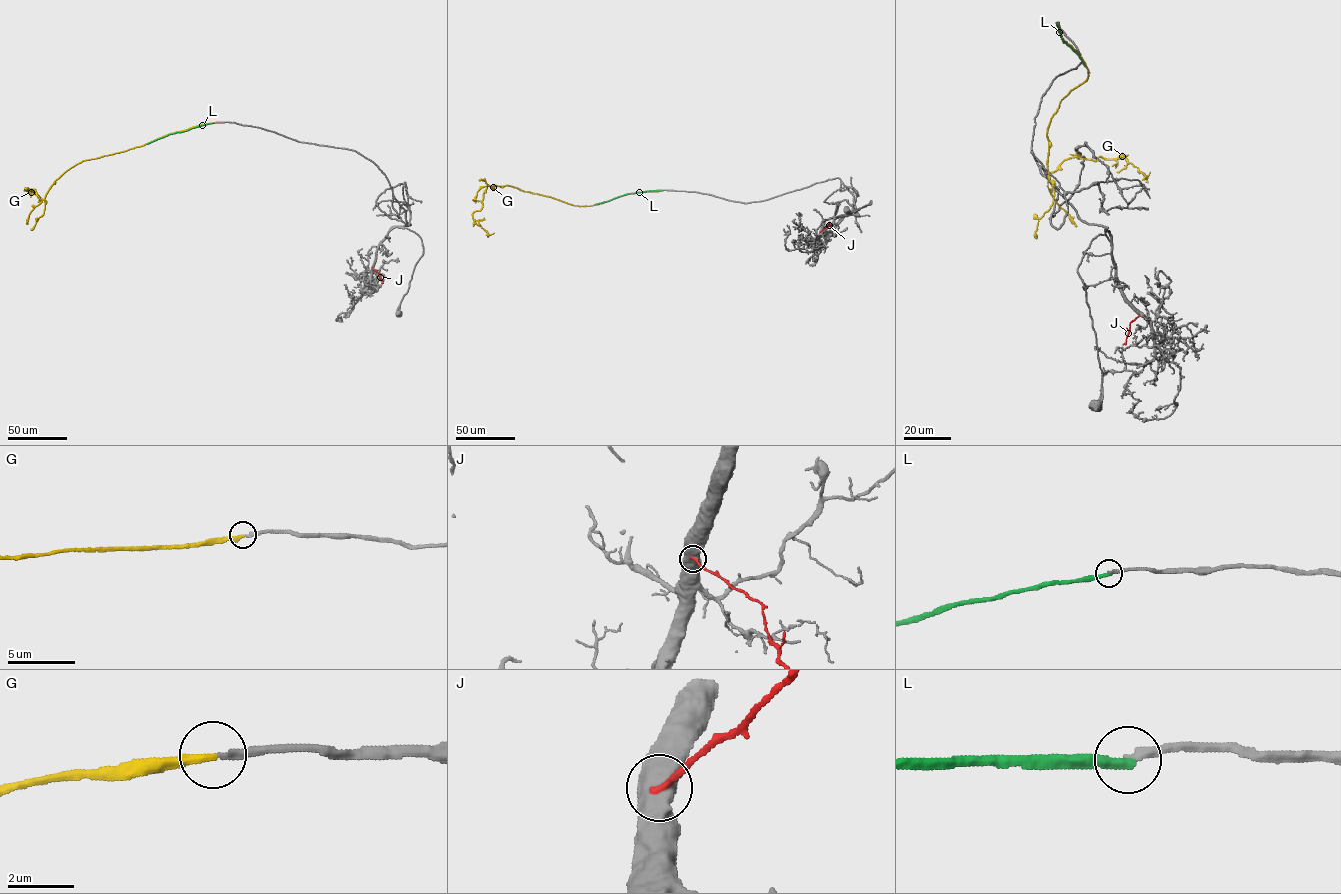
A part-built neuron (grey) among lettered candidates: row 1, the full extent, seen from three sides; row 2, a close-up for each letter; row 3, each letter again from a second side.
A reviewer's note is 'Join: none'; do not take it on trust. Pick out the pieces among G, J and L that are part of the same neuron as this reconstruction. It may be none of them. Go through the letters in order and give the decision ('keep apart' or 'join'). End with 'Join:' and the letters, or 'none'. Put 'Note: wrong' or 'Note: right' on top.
Note: right
G: keep apart
J: keep apart
L: keep apart
Join: none

